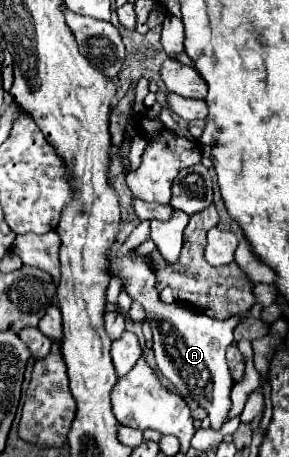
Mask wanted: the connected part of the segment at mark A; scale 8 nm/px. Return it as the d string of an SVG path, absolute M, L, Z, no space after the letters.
M151 239L143 241L135 247L135 255L131 251L113 263L113 269L119 269L119 277L123 287L131 295L133 301L139 301L147 309L147 317L153 325L153 353L157 361L157 369L173 383L175 391L181 395L189 395L195 399L209 415L211 429L221 429L229 407L231 407L231 375L225 363L225 349L233 343L233 329L239 317L231 317L231 321L211 319L199 311L187 311L176 303L166 304L159 301L159 293L155 289L155 273L151 273L151 265L141 257L151 253L155 243Z

